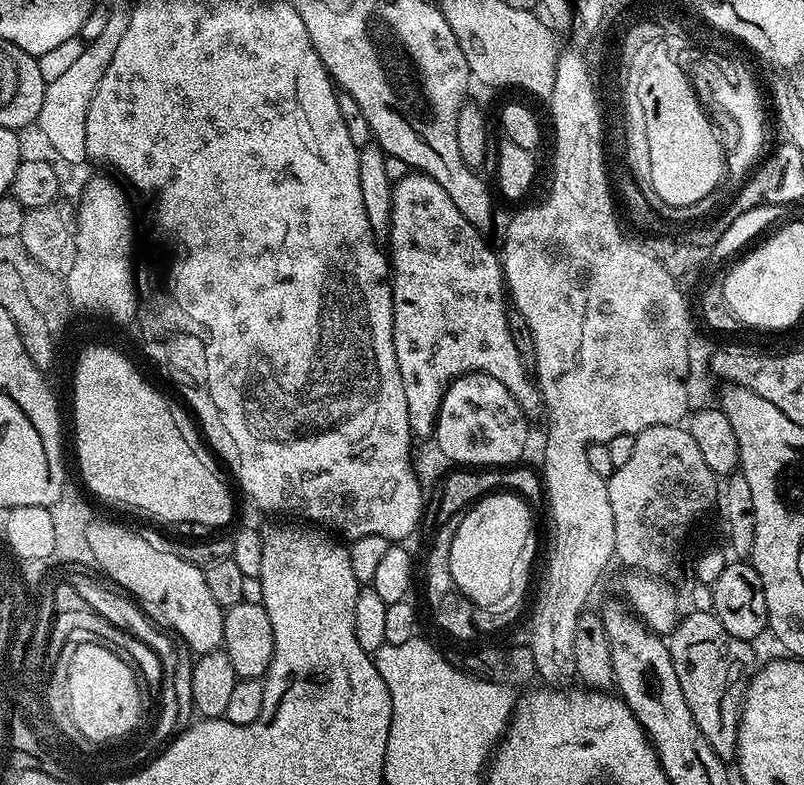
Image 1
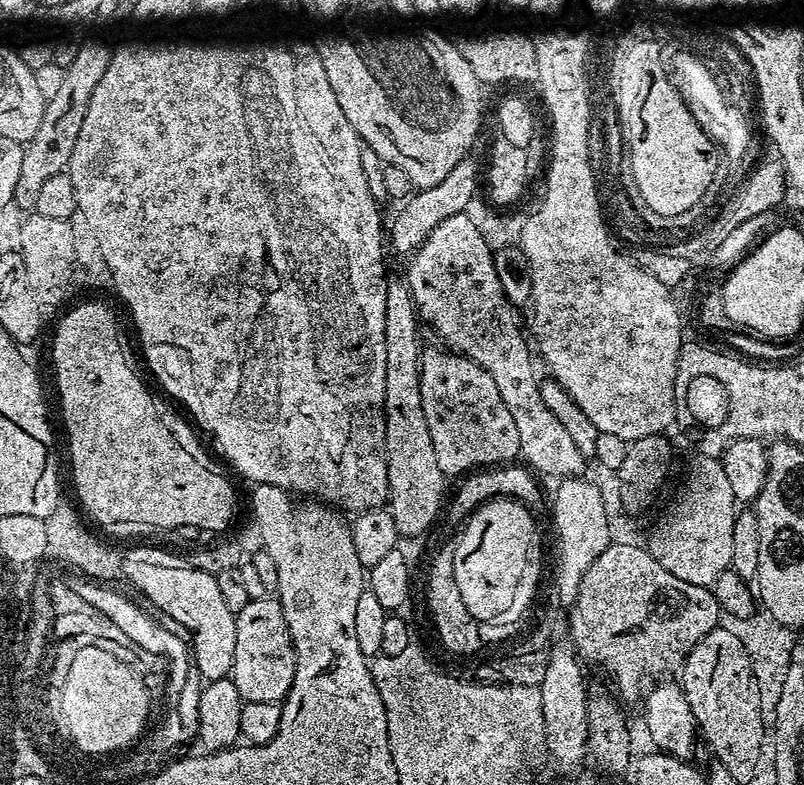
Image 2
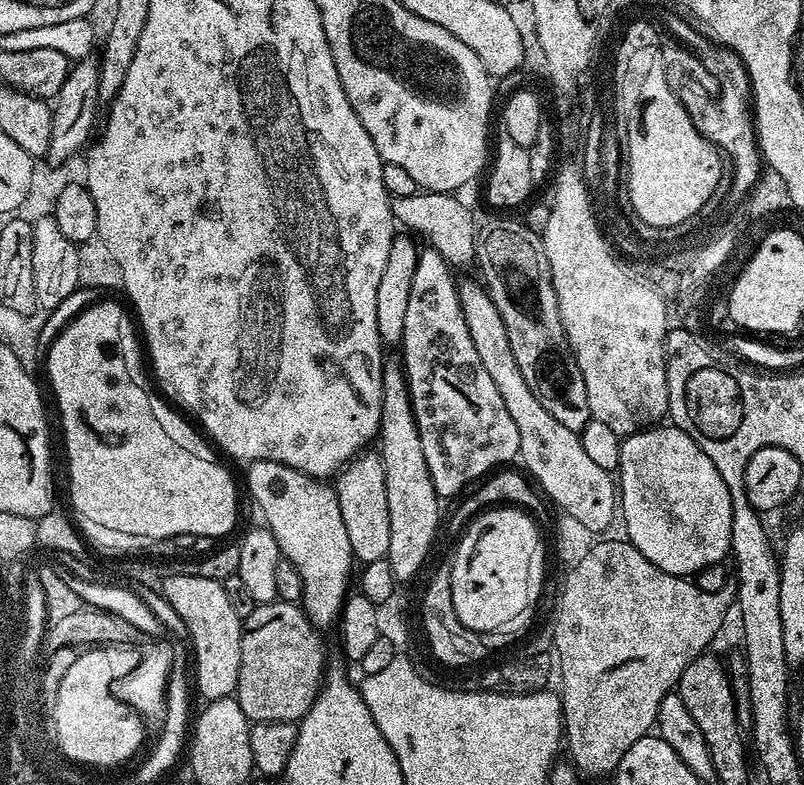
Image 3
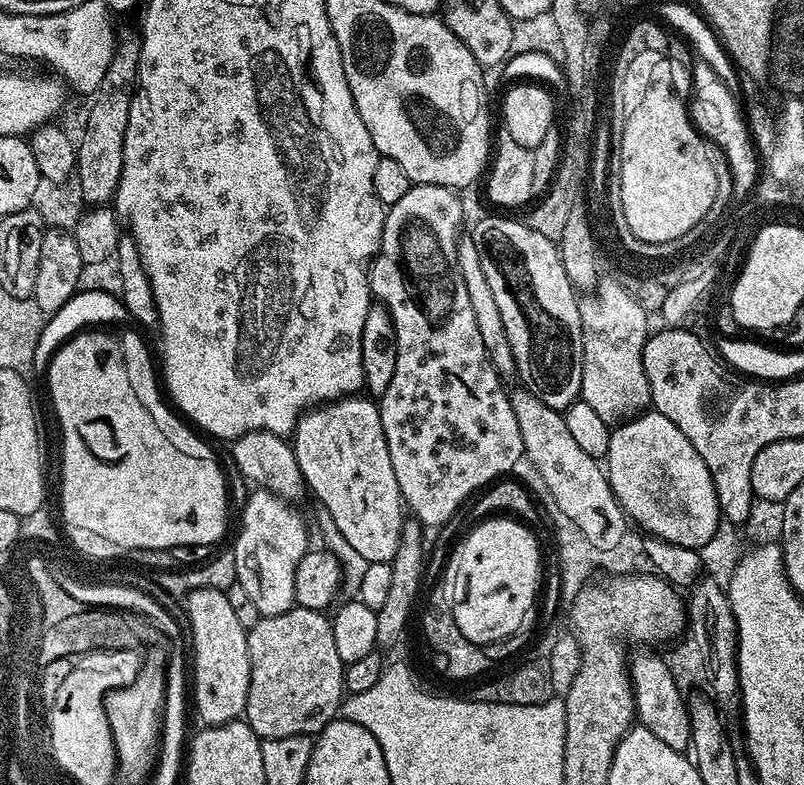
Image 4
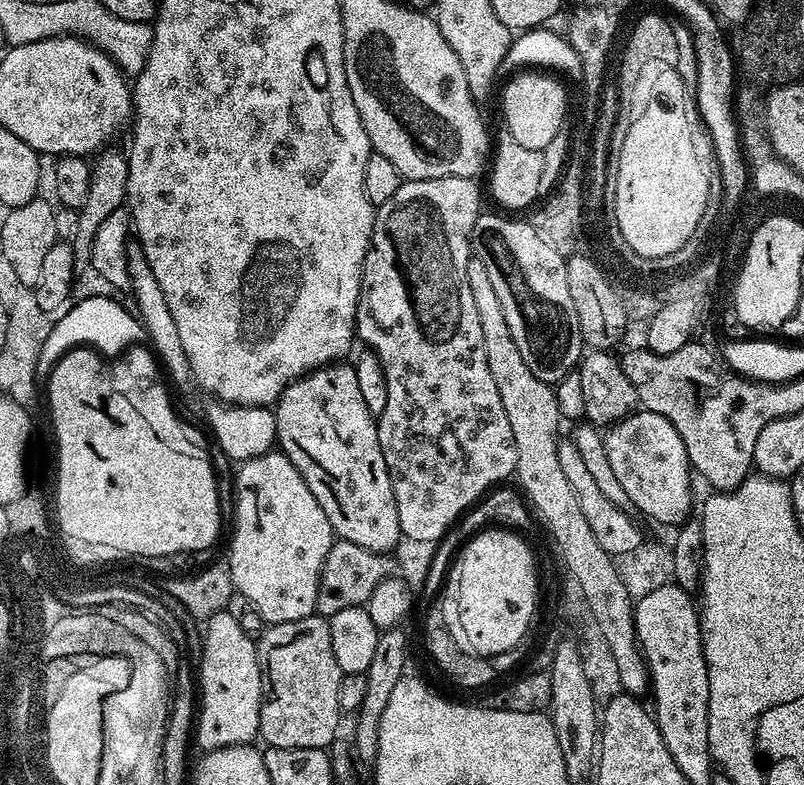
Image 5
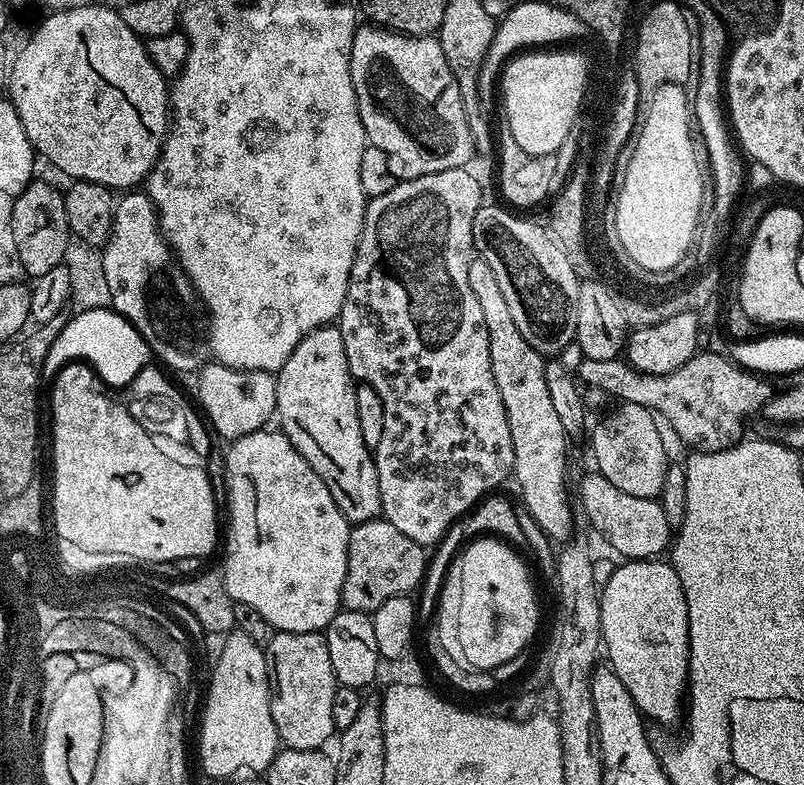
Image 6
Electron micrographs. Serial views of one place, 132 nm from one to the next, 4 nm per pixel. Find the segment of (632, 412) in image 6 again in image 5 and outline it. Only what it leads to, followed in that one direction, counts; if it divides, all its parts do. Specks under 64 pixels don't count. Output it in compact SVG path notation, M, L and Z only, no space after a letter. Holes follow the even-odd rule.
M636 410L611 425L603 433L603 438L606 458L610 458L610 466L618 482L622 482L622 490L630 494L630 502L634 502L636 512L645 512L660 524L683 525L692 508L693 477L690 475L686 446L672 423L662 414Z

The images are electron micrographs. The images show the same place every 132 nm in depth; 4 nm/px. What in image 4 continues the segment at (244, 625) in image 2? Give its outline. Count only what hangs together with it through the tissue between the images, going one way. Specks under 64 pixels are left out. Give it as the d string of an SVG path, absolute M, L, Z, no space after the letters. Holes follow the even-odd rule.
M299 606L289 612L261 616L258 626L247 629L250 654L250 690L244 707L243 719L261 740L290 738L291 736L315 737L332 720L337 719L346 695L344 669L334 643L331 619L324 612L306 610Z

